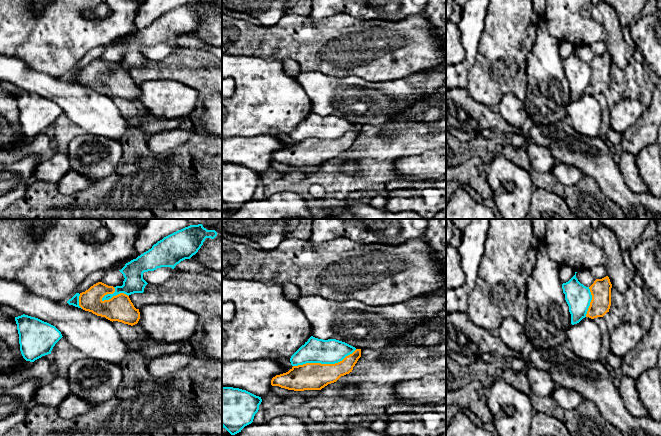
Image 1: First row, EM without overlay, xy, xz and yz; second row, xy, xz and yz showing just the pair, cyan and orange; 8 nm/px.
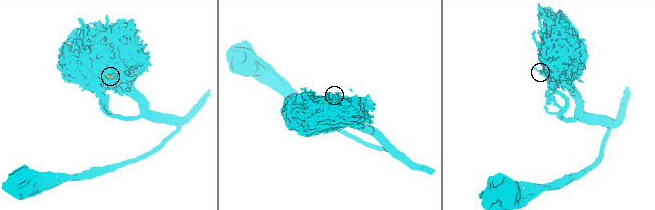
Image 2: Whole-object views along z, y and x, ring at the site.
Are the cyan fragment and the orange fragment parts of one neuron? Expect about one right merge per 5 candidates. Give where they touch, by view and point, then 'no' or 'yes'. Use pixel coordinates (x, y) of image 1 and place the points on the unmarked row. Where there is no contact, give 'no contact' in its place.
contact xz (324, 139); no

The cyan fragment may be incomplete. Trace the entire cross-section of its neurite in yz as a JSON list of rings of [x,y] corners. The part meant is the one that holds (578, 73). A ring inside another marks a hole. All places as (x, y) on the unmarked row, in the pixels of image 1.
[[[575,51],[566,59],[562,60],[563,69],[565,70],[565,76],[569,82],[569,88],[571,90],[571,100],[579,99],[586,93],[592,71],[589,63],[581,60]]]

